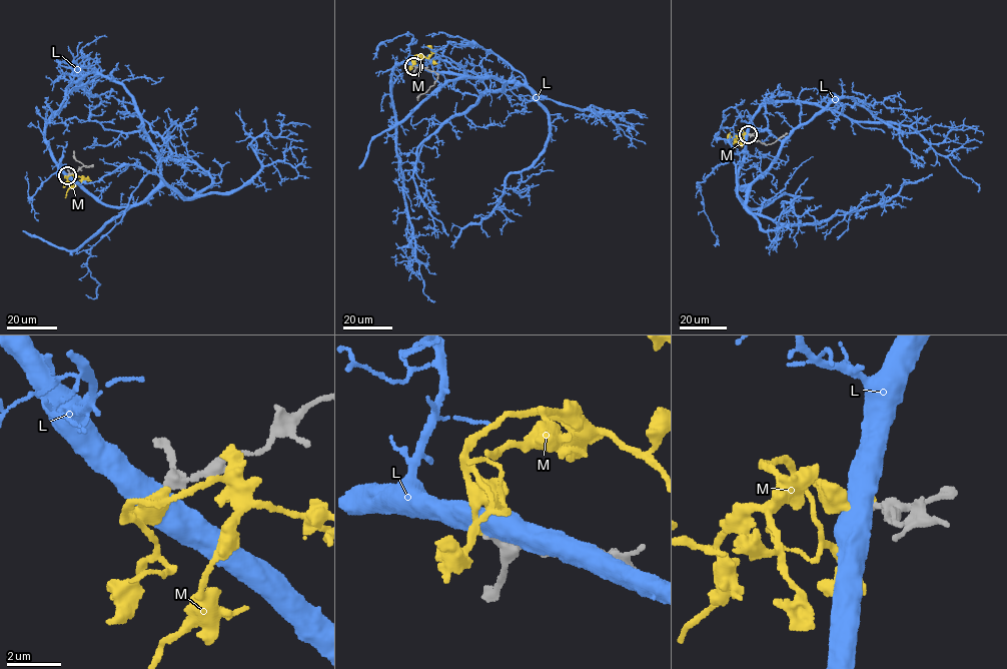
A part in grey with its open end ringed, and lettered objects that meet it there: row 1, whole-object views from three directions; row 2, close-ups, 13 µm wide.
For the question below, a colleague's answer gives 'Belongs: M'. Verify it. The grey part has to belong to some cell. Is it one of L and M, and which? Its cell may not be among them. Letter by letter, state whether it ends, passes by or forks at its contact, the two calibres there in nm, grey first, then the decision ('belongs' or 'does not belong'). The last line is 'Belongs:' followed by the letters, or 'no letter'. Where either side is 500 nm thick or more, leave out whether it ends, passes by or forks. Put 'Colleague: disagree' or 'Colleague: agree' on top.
Colleague: disagree
L: 280/550 nm | does not belong
M: it ends | 240/260 nm | does not belong
Belongs: no letter

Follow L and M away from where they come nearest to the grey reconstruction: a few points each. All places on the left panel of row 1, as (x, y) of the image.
L: (67, 175), (118, 206), (140, 204), (160, 181), (160, 159), (123, 86), (95, 71), (75, 87), (117, 93)
M: (67, 175), (64, 177), (74, 174), (75, 179), (65, 197)

